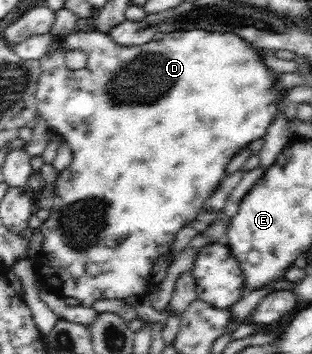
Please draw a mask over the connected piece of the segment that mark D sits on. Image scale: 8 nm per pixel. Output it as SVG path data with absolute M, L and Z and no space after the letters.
M99 30L75 32L64 38L64 48L81 50L87 56L84 68L72 70L65 63L65 50L45 53L40 58L41 74L34 94L33 107L36 108L51 128L58 130L69 147L71 162L65 169L57 172L54 182L53 203L50 205L50 216L42 221L40 232L43 235L42 247L38 255L41 280L64 297L76 298L83 308L104 298L105 300L124 300L132 296L148 295L154 282L151 269L154 262L171 250L177 234L189 222L193 222L202 211L207 209L206 201L212 197L219 183L227 176L227 165L231 159L249 142L265 135L269 123L277 110L279 92L272 90L272 84L278 75L269 67L261 64L255 43L249 43L234 34L207 32L206 30L184 30L164 33L159 40L150 40L135 46L123 46L113 41L109 33Z

